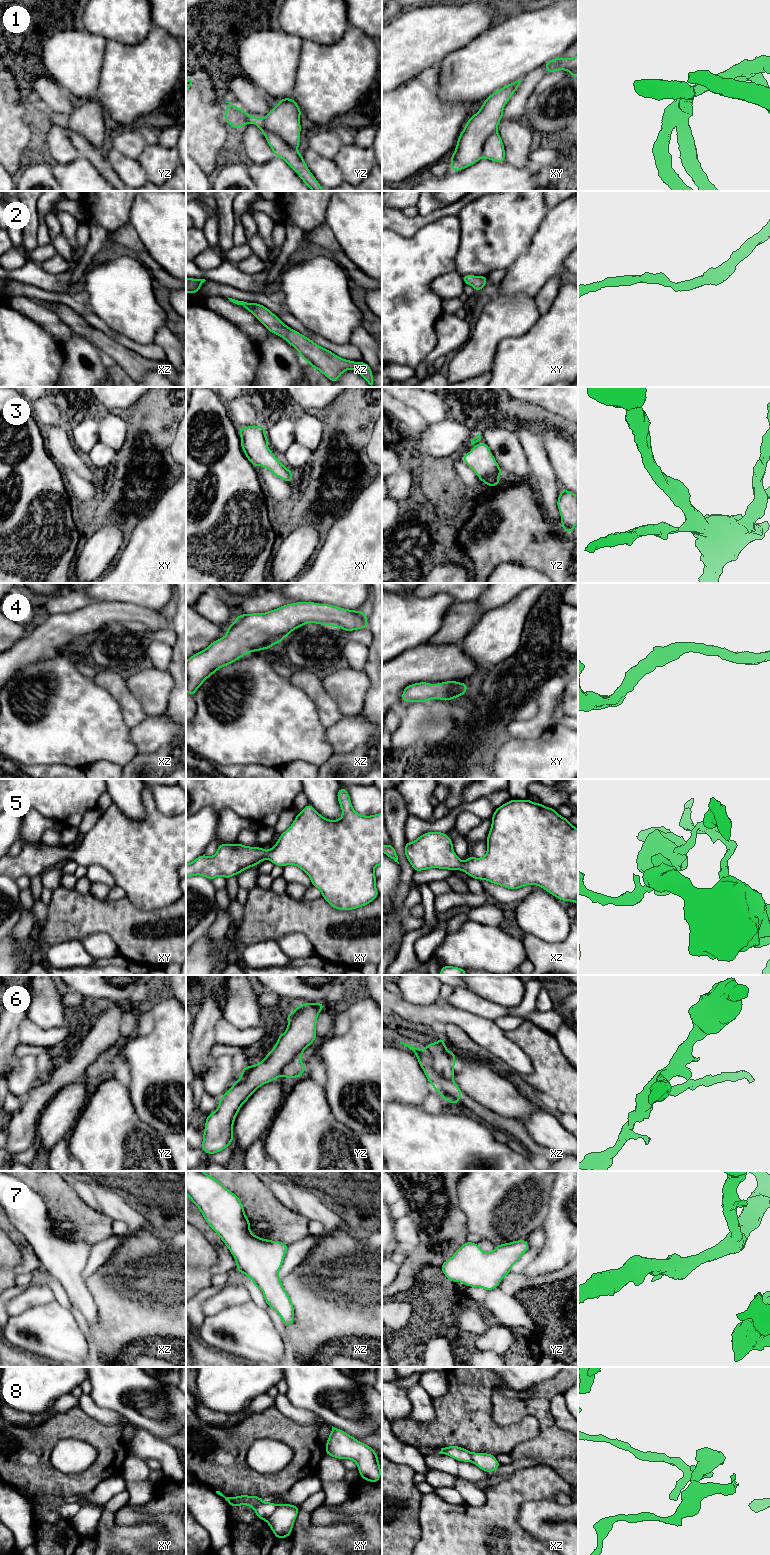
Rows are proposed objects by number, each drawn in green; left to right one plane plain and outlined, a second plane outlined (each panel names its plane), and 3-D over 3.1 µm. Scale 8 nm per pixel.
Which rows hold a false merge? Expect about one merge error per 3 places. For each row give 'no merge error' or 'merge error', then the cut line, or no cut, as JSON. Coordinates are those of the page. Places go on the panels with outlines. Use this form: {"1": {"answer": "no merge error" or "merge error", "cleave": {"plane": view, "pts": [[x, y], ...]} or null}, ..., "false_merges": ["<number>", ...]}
{"1": {"answer": "no merge error", "cleave": null}, "2": {"answer": "no merge error", "cleave": null}, "3": {"answer": "no merge error", "cleave": null}, "4": {"answer": "no merge error", "cleave": null}, "5": {"answer": "no merge error", "cleave": null}, "6": {"answer": "merge error", "cleave": {"plane": "xz", "pts": [[423, 1049], [430, 1059], [431, 1067], [444, 1078], [452, 1080]]}}, "7": {"answer": "no merge error", "cleave": null}, "8": {"answer": "merge error", "cleave": {"plane": "xy", "pts": [[278, 1506], [265, 1520]]}}, "false_merges": ["6", "8"]}

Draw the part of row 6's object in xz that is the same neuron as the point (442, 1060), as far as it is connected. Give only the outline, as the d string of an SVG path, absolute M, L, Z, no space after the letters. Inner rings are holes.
M440 1036L438 1042L429 1043L423 1050L430 1057L433 1070L444 1079L453 1080L456 1056L446 1048L443 1038Z

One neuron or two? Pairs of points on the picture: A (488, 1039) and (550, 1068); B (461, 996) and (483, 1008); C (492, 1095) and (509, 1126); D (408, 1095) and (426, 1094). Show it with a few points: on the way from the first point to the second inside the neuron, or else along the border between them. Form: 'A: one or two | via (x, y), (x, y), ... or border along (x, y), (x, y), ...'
A: two | border along (513, 1042), (532, 1062), (532, 1071), (528, 1075)
B: one | via (466, 1000), (478, 1005)
C: two | border along (483, 1105), (505, 1117), (515, 1118), (519, 1121)
D: one | via (412, 1094), (422, 1094)

